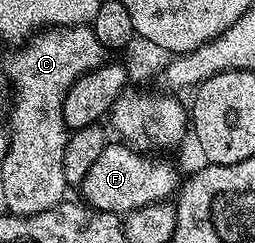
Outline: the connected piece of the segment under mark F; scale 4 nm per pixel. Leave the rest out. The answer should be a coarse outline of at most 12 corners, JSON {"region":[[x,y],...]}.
{"region":[[105,143],[78,185],[89,208],[127,214],[167,201],[168,158]]}

